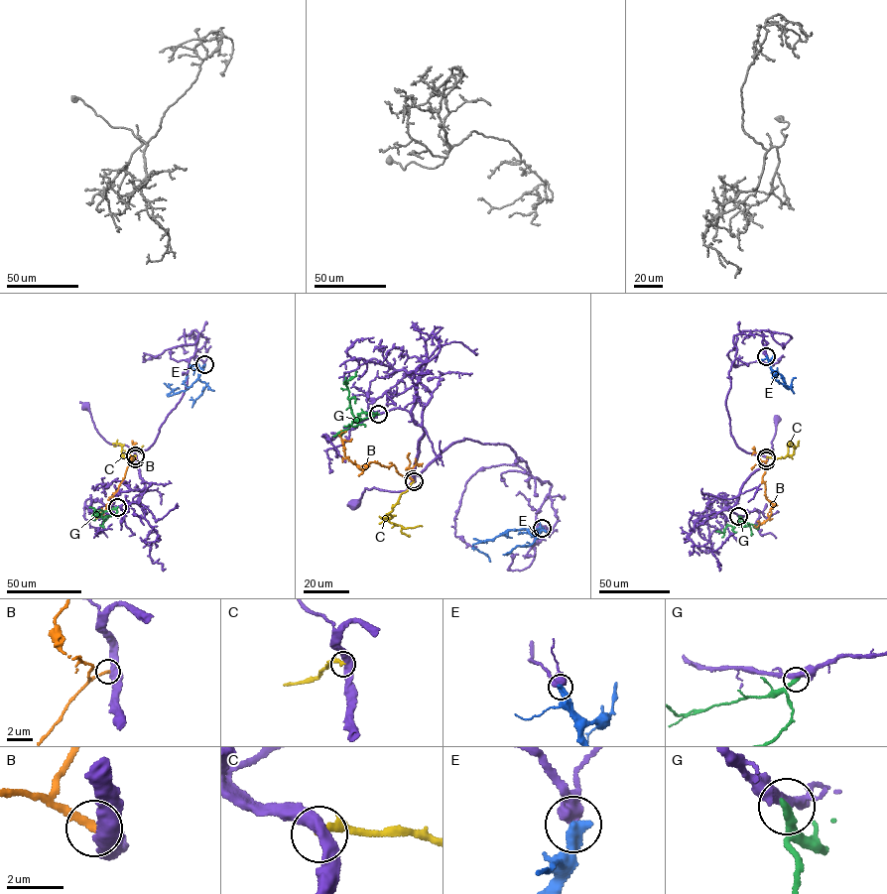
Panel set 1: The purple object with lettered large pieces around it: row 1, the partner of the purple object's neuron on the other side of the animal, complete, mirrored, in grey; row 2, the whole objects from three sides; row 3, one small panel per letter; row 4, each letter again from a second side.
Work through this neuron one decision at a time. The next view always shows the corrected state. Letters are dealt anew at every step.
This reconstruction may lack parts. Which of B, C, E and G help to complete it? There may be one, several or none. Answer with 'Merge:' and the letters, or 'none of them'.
Merge: B

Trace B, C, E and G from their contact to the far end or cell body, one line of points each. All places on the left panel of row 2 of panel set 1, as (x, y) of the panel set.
B: (135, 458), (127, 467), (112, 501), (96, 518)
C: (135, 455), (129, 458), (121, 455), (143, 446)
E: (204, 364), (190, 386), (168, 396), (179, 388)
G: (117, 507), (99, 510), (97, 514), (95, 509), (93, 515), (99, 513)

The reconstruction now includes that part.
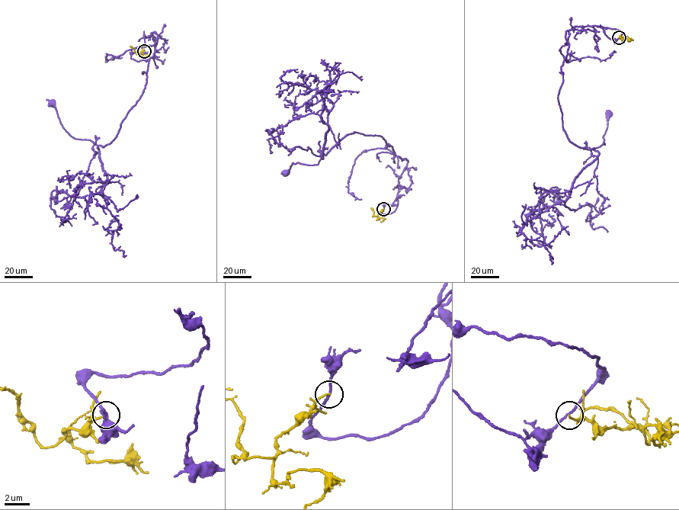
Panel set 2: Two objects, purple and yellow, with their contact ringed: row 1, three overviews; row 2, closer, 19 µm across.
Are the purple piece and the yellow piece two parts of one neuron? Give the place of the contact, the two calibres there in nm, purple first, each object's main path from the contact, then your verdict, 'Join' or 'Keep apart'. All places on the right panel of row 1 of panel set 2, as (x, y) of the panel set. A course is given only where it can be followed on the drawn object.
Place: (619, 37). Thickness 180 nm (purple) against 150 nm. Course of purple: (619, 37), (622, 30), (574, 26), (561, 67), (568, 139), (590, 149), (605, 145), (610, 114). Course of yellow: (619, 37), (628, 41), (619, 36). Keep apart

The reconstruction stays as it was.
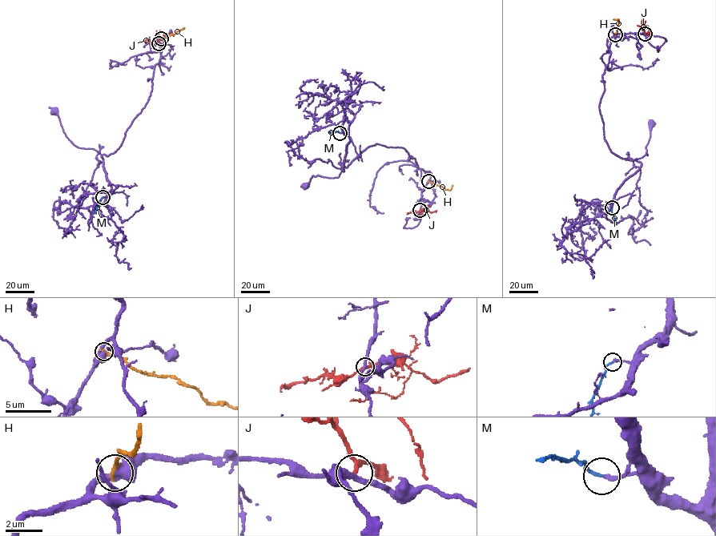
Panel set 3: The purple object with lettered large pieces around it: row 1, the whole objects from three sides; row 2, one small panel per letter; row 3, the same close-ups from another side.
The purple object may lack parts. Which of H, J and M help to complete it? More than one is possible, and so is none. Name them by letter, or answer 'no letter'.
M

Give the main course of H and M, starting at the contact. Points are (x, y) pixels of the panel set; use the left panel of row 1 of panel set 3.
H: (161, 38), (183, 28)
M: (102, 197), (94, 213)

